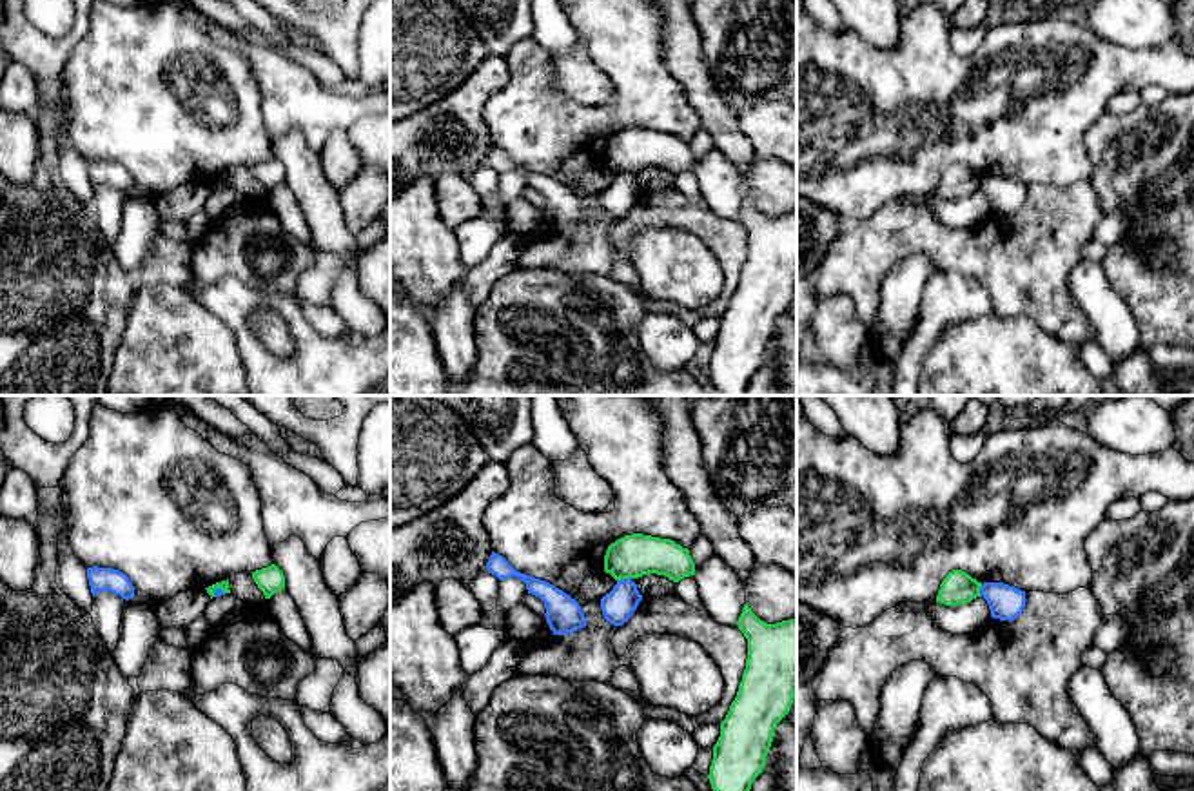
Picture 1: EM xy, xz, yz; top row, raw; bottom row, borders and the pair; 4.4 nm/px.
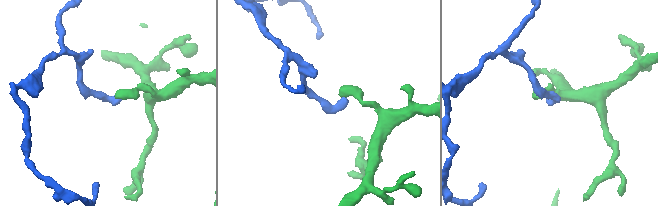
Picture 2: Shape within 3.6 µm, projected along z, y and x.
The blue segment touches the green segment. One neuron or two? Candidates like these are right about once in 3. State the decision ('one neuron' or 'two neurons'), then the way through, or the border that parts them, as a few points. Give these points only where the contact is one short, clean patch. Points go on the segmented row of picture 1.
two neurons | along xz (630, 577), (617, 581)

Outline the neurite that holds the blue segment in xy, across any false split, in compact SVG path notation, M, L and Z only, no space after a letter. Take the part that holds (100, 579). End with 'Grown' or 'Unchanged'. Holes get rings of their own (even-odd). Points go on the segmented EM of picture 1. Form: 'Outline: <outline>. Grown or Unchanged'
Outline: M93 566L87 568L87 579L93 597L100 591L111 591L125 601L134 597L132 582L118 570Z. Unchanged

